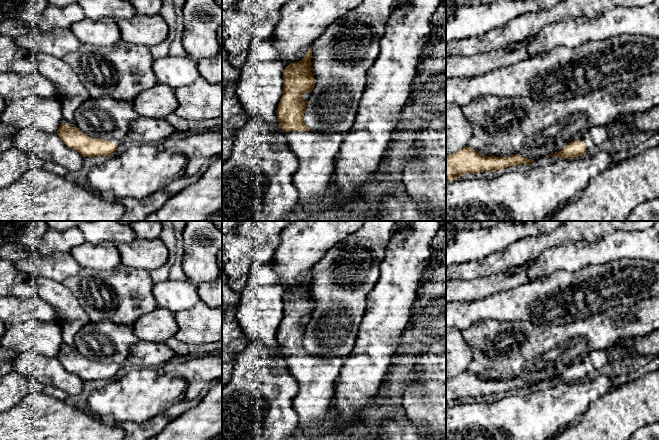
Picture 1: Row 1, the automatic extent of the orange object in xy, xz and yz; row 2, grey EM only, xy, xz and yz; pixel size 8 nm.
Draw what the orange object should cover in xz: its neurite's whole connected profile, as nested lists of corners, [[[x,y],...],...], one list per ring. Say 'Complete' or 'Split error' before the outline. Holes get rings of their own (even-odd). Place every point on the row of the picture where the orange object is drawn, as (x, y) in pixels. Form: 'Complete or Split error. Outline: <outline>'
Split error. Outline: [[[312,47],[307,51],[304,58],[297,63],[289,64],[283,72],[283,91],[278,108],[276,111],[279,126],[287,138],[287,147],[296,155],[298,159],[298,168],[293,174],[293,185],[299,192],[298,203],[301,206],[318,205],[324,202],[324,194],[327,186],[335,173],[335,160],[339,154],[339,148],[345,139],[343,134],[321,134],[312,132],[303,122],[303,116],[306,112],[307,101],[303,101],[301,96],[305,92],[313,90],[315,78],[311,72]]]

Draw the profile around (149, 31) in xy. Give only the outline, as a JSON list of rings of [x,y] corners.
[[[136,13],[129,19],[117,21],[121,40],[136,45],[152,47],[169,35],[169,26],[160,15],[146,16]]]

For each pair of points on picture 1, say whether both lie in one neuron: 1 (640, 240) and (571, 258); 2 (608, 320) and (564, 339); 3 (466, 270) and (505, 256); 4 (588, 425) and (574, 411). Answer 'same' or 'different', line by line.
1: same
2: same
3: same
4: different

